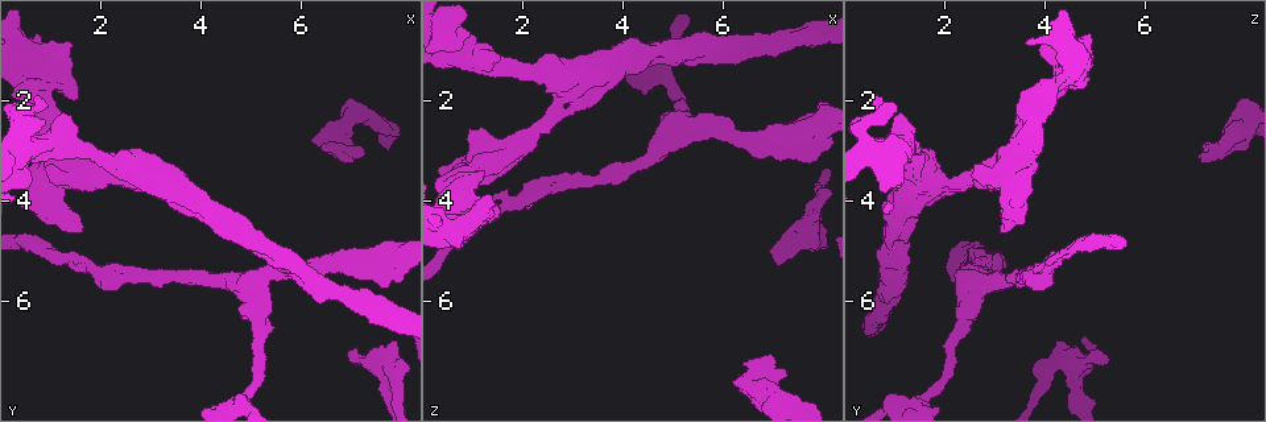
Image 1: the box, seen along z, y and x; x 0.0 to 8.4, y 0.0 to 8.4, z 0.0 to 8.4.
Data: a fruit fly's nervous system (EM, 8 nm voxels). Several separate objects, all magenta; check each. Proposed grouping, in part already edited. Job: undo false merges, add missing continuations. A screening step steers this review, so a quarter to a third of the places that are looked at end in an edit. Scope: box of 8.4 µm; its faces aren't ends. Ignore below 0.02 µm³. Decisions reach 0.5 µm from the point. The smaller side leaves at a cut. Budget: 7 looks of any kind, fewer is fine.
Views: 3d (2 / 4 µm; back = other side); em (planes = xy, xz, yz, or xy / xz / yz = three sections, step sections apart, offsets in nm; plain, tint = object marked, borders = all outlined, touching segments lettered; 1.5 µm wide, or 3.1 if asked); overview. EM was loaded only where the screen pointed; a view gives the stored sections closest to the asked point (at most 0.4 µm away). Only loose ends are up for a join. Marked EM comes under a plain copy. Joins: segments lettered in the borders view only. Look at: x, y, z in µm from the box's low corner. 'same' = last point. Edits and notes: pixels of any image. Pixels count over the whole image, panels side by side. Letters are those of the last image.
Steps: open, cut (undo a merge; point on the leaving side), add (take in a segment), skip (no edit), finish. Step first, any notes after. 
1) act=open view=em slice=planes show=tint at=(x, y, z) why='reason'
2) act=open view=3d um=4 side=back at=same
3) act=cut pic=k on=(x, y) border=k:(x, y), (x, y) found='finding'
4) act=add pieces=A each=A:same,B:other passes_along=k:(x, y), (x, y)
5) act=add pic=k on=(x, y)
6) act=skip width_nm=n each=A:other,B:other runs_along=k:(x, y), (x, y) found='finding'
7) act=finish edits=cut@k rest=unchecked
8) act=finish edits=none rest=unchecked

act=open view=3d um=2 at=(1.55, 4.65, 3.15) why='branch stops here'

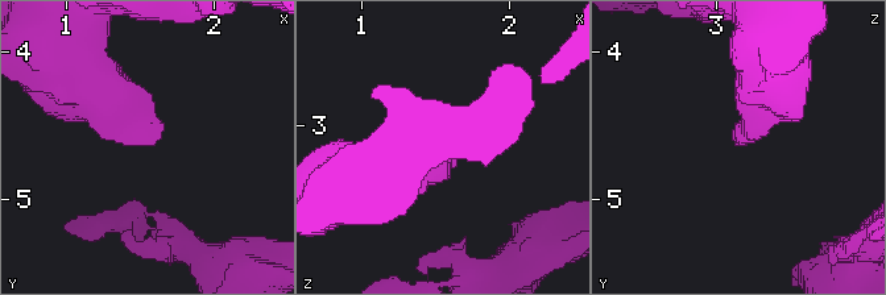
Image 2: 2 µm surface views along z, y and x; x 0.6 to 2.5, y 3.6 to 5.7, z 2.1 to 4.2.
act=open view=em slice=planes show=tint at=(1.56, 4.64, 3.16)

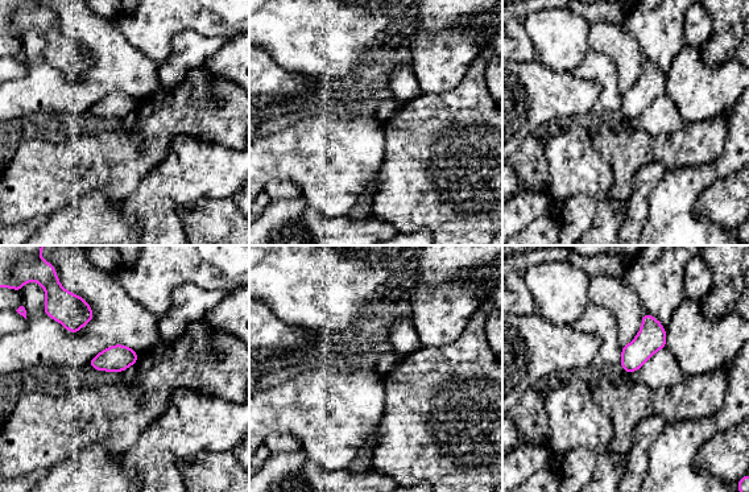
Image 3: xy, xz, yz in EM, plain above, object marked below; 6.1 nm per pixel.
act=open view=em slice=planes show=borders at=same

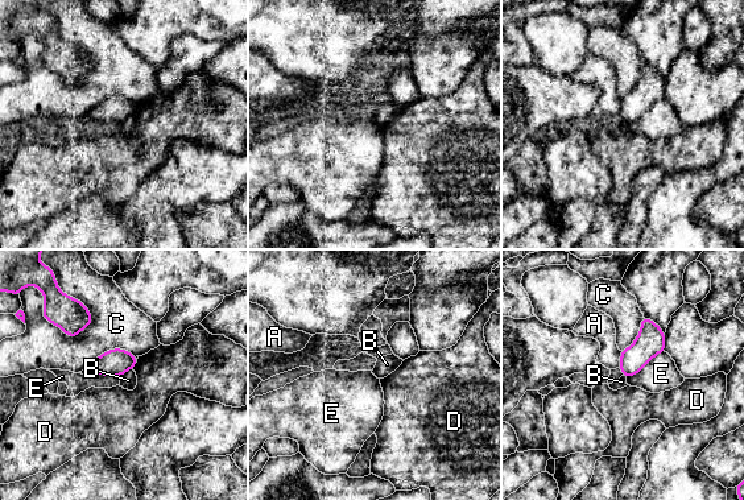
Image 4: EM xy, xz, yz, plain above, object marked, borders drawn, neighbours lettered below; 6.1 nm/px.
act=skip each=A:other,B:other,C:other,D:other,E:other border=4:(132, 368), (120, 377) found='no lettered segment goes on from it'

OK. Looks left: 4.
act=open view=em slice=planes show=borders at=(0.95, 1.45, 4.45) why='looks like a crossing'

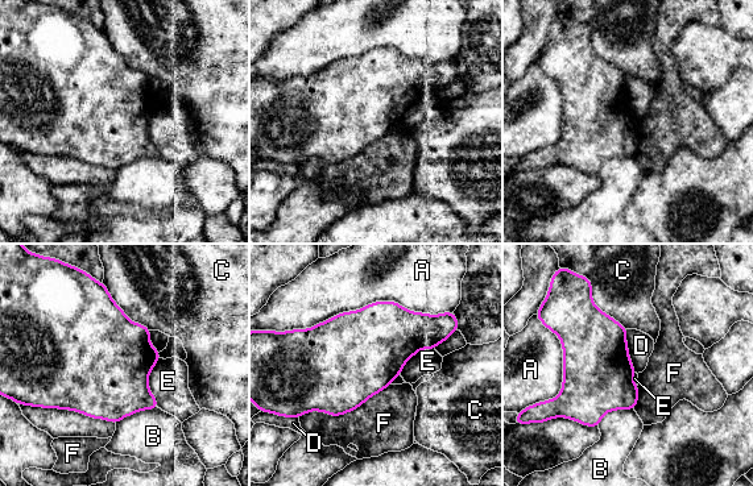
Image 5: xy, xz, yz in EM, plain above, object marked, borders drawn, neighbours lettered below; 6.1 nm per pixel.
act=skip width_nm=420 each=A:other,B:other,C:other,D:other,E:other,F:other found='continuous, no second neuron'

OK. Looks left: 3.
act=open view=3d um=2 side=back at=(7.00, 7.00, 5.15) why='branch stops here'

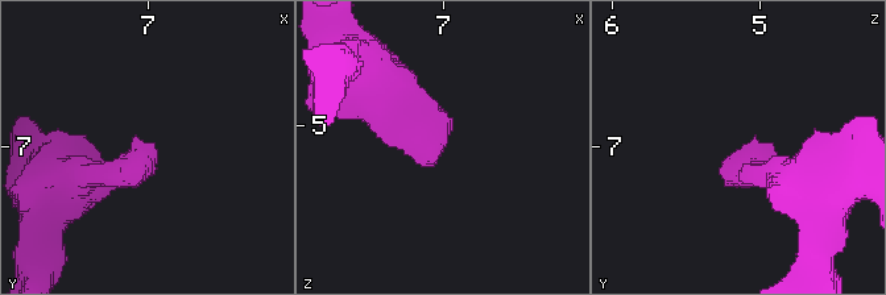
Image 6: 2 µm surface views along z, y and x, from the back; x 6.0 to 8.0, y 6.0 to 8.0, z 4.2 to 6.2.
act=open view=em slice=xz step=8 show=tint at=(7.00, 6.98, 5.12) why='need the tissue'

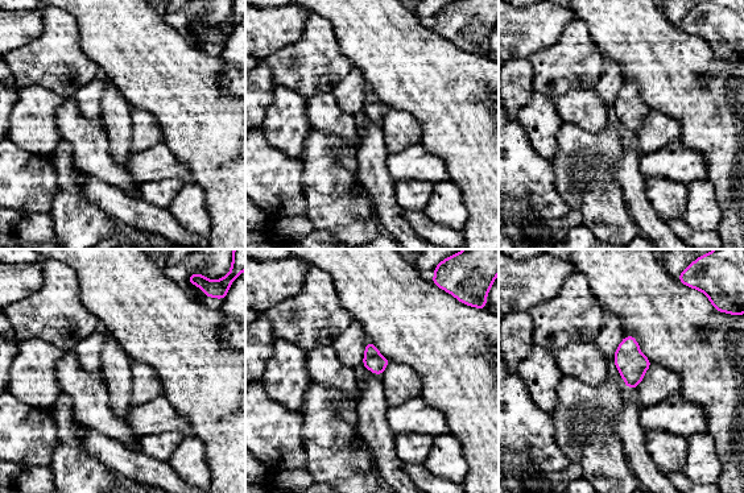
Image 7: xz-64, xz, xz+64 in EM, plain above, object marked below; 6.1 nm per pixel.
act=open view=em slice=planes show=borders at=same why='another direction'

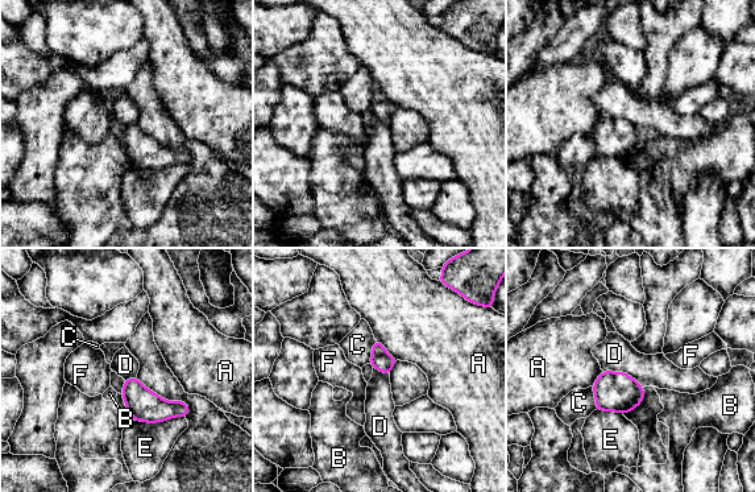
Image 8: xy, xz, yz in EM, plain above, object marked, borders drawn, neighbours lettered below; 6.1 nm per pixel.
act=skip each=A:other,B:other,C:other,D:other,E:other,F:other border=8:(602, 369), (623, 371), (643, 387) found='no lettered segment goes on from it'

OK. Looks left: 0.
act=finish edits=none rest=unchecked

